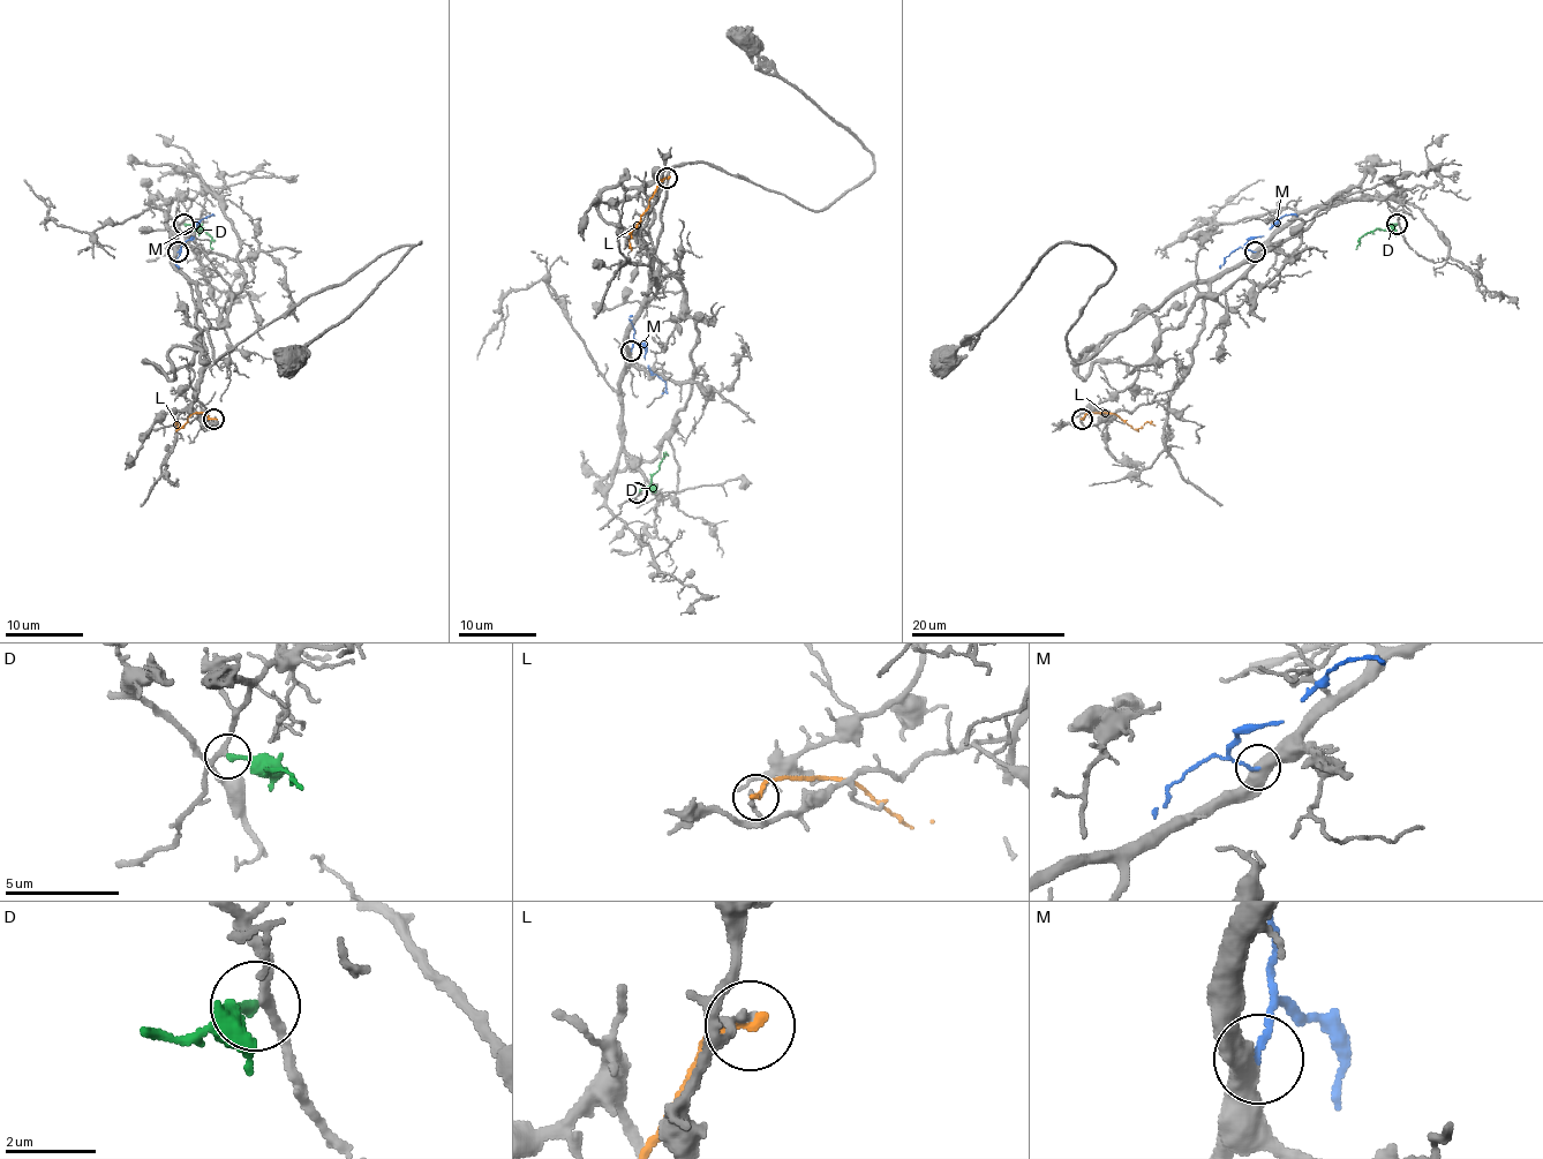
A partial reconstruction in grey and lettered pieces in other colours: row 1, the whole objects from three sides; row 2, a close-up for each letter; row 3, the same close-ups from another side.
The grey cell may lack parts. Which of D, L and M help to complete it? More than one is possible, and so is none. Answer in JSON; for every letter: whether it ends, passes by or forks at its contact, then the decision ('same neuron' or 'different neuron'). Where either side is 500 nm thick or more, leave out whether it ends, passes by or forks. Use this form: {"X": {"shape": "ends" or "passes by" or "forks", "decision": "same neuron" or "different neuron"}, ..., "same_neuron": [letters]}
{"D": {"shape": "ends", "decision": "same neuron"}, "L": {"shape": "ends", "decision": "different neuron"}, "M": {"shape": "ends", "decision": "different neuron"}, "same_neuron": ["D"]}

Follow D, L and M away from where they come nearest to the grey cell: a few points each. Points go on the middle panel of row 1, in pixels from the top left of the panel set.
D: (638, 493), (652, 483), (667, 452)
L: (667, 179), (657, 185), (647, 210), (632, 231), (632, 250)
M: (632, 351), (635, 341), (641, 345), (647, 367), (664, 382), (661, 393)

